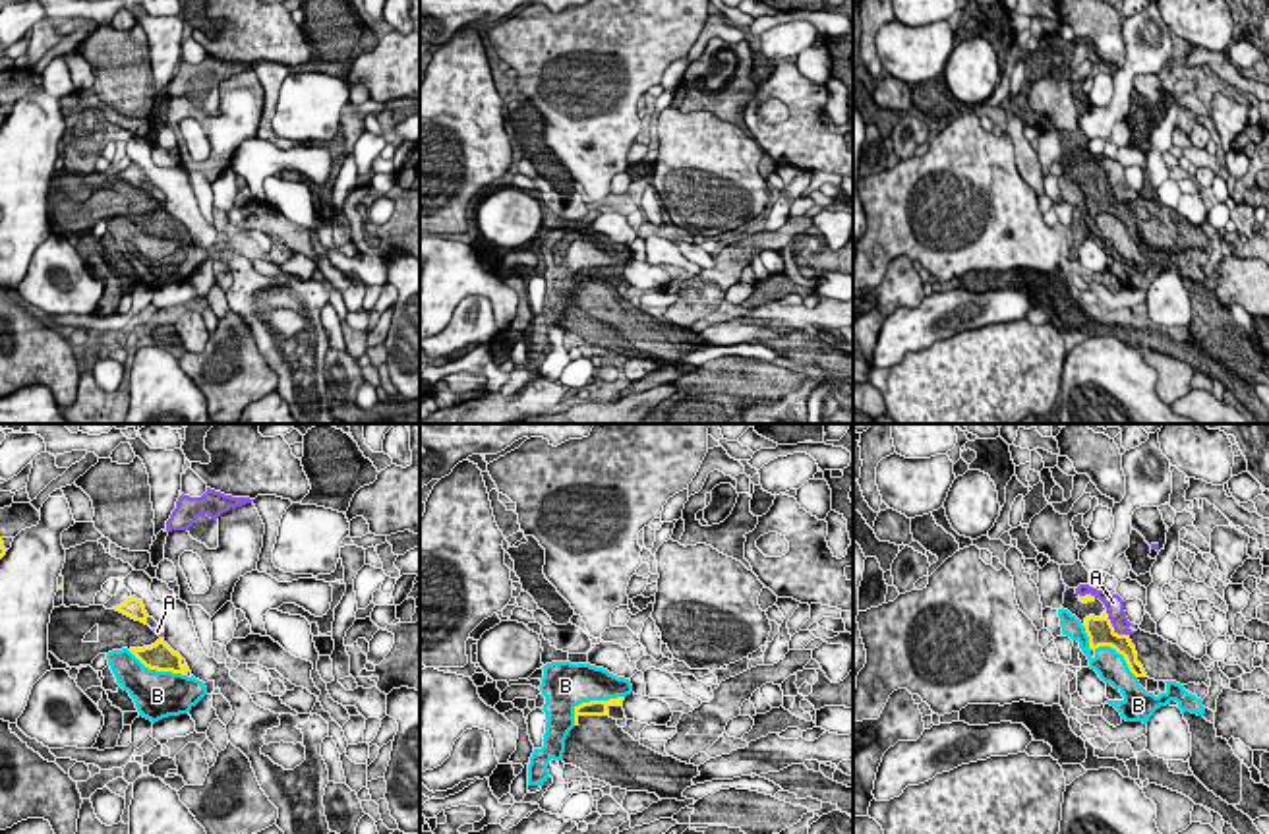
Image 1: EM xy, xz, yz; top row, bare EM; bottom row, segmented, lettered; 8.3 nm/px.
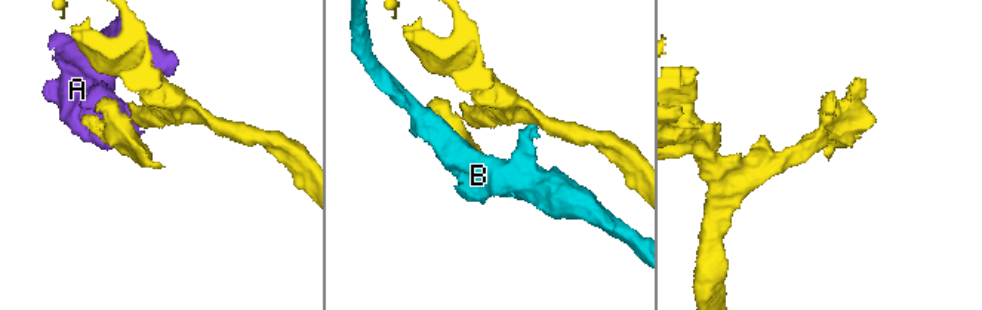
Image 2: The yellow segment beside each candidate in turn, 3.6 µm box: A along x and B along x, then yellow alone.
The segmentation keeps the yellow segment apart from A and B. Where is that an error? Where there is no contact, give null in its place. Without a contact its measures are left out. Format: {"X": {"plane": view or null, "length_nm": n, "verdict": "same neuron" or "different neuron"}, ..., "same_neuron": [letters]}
{"A": {"plane": "yz", "length_nm": 240, "verdict": "same neuron"}, "B": {"plane": "yz", "length_nm": 650, "verdict": "different neuron"}, "same_neuron": ["A"]}

